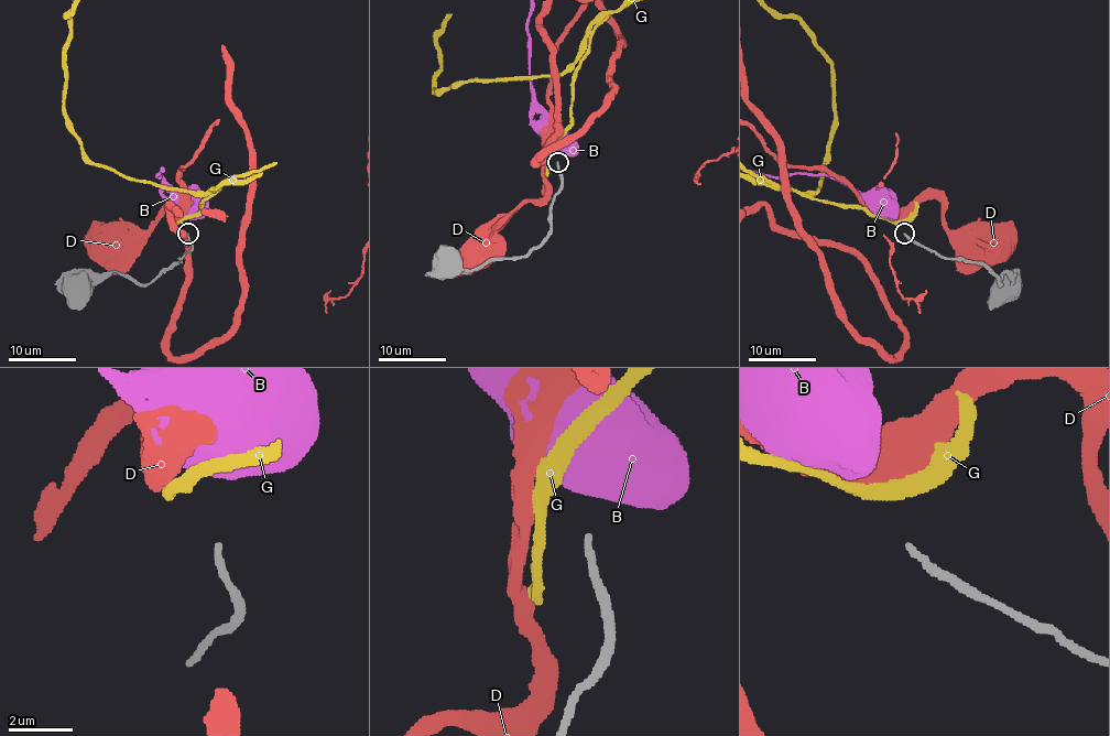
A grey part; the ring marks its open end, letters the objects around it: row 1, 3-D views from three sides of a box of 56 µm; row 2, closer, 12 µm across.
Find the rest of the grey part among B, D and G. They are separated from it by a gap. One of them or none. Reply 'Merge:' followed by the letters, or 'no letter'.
Merge: no letter

